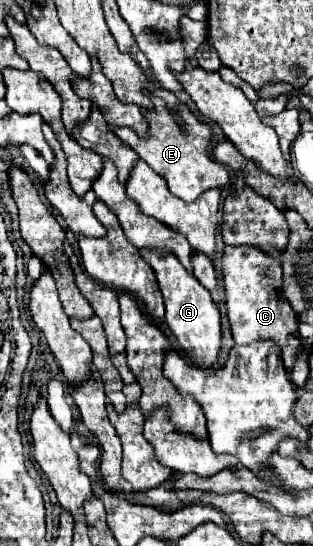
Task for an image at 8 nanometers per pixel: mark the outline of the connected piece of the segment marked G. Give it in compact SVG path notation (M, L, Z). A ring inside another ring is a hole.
M141 248L141 258L151 264L155 276L159 280L159 288L165 298L165 320L177 338L183 352L199 366L211 366L217 360L219 346L221 346L221 322L219 322L219 308L213 302L211 294L199 284L199 280L189 274L183 264L171 252L161 252L155 248Z

